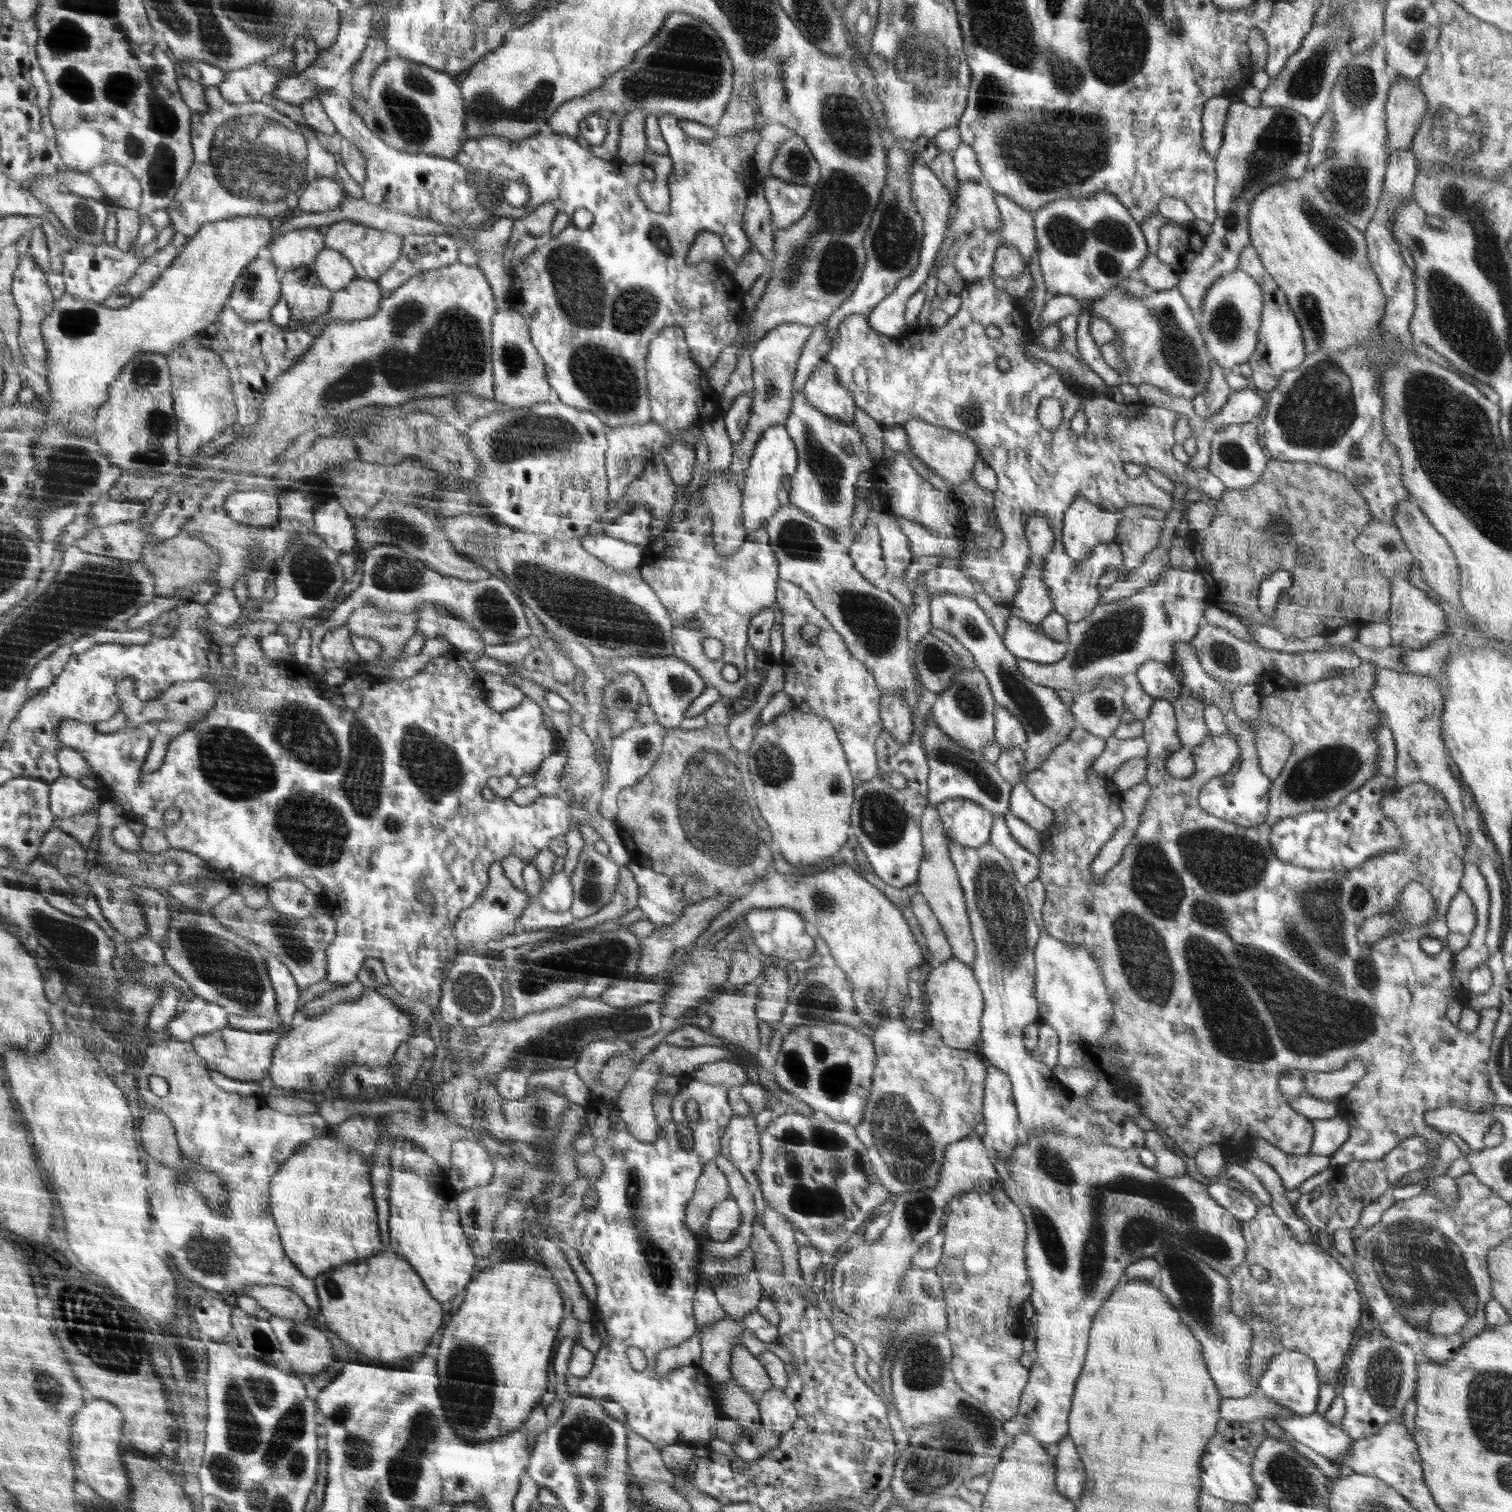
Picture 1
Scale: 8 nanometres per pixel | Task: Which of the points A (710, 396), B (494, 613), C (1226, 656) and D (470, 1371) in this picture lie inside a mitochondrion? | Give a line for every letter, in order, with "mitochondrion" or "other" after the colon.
A: other
B: mitochondrion
C: mitochondrion
D: mitochondrion

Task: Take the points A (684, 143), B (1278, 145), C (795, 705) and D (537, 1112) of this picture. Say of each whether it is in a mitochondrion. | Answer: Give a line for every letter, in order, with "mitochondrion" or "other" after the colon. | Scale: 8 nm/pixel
A: other
B: mitochondrion
C: other
D: mitochondrion

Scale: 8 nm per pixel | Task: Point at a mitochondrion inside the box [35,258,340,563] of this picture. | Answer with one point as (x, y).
(70, 469)

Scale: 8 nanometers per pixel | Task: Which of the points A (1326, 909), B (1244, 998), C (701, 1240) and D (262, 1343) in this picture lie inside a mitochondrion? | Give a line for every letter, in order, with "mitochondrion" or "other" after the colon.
A: mitochondrion
B: mitochondrion
C: other
D: mitochondrion

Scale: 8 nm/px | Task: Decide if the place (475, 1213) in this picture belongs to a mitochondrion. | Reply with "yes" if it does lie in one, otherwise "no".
yes

